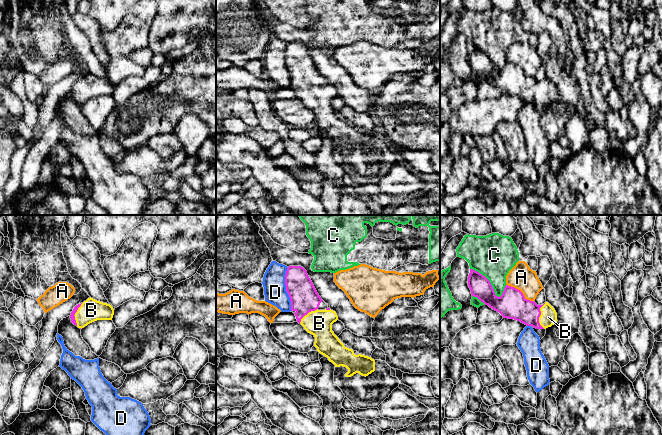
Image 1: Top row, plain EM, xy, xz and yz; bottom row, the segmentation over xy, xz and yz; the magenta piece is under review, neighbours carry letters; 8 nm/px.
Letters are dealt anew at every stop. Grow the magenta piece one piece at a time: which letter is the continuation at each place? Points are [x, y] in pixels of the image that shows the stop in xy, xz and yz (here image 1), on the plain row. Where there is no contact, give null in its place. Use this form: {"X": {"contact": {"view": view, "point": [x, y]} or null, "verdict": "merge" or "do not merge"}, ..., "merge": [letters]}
{"A": {"contact": {"view": "yz", "point": [520, 67]}, "verdict": "do not merge"}, "B": {"contact": {"view": "yz", "point": [539, 92]}, "verdict": "merge"}, "C": {"contact": {"view": "yz", "point": [489, 58]}, "verdict": "do not merge"}, "D": {"contact": {"view": "xz", "point": [286, 65]}, "verdict": "do not merge"}, "merge": ["B"]}

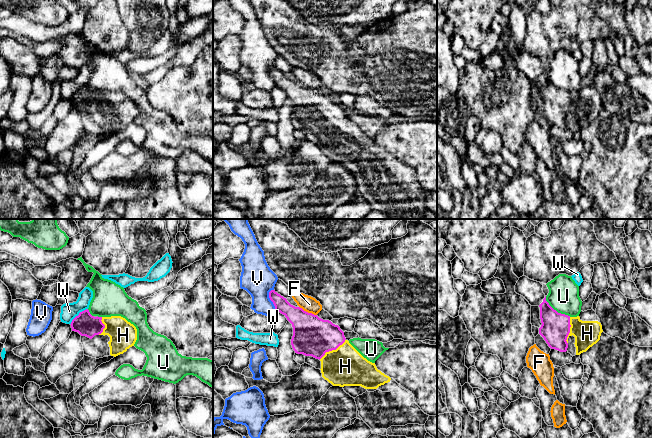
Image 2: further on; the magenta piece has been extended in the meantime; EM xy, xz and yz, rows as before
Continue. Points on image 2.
{"F": {"contact": {"view": "xz", "point": [307, 88]}, "verdict": "do not merge"}, "H": {"contact": {"view": "xz", "point": [332, 125]}, "verdict": "merge"}, "U": {"contact": {"view": "yz", "point": [555, 86]}, "verdict": "do not merge"}, "V": {"contact": {"view": "xz", "point": [270, 75]}, "verdict": "do not merge"}, "W": {"contact": {"view": "xy", "point": [78, 91]}, "verdict": "do not merge"}, "merge": ["H"]}

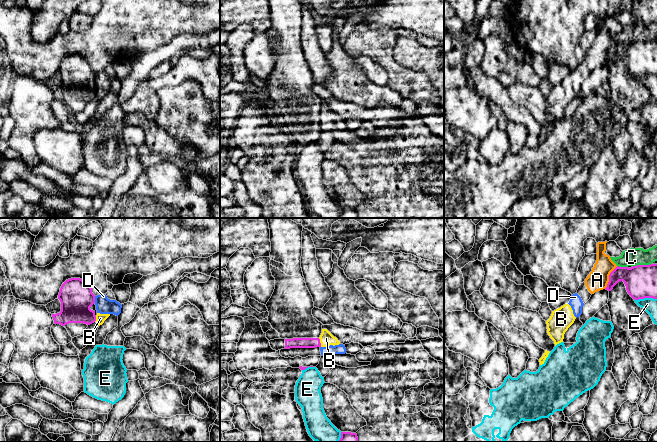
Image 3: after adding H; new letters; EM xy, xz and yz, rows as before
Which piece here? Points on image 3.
{"A": {"contact": {"view": "yz", "point": [609, 53]}, "verdict": "do not merge"}, "B": {"contact": {"view": "xz", "point": [319, 118]}, "verdict": "do not merge"}, "C": {"contact": {"view": "yz", "point": [642, 41]}, "verdict": "do not merge"}, "D": {"contact": {"view": "xy", "point": [94, 75]}, "verdict": "do not merge"}, "E": {"contact": {"view": "yz", "point": [645, 73]}, "verdict": "do not merge"}, "merge": []}

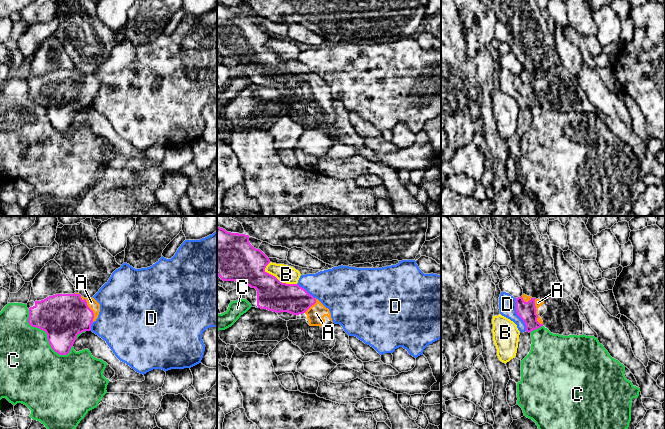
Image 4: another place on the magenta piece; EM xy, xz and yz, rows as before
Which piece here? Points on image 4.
{"A": {"contact": {"view": "xy", "point": [89, 84]}, "verdict": "merge"}, "B": {"contact": {"view": "xz", "point": [278, 56]}, "verdict": "do not merge"}, "C": {"contact": {"view": "xy", "point": [46, 109]}, "verdict": "do not merge"}, "D": {"contact": {"view": "yz", "point": [517, 90]}, "verdict": "do not merge"}, "merge": ["A"]}

